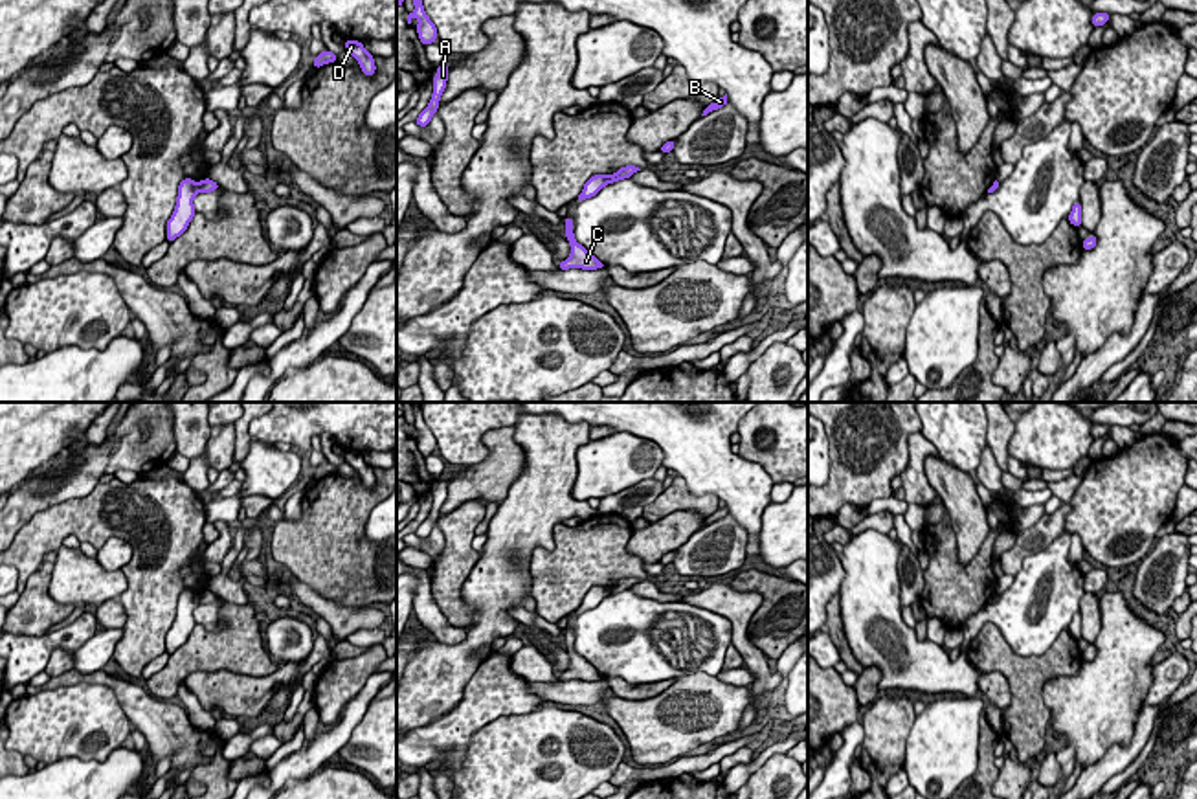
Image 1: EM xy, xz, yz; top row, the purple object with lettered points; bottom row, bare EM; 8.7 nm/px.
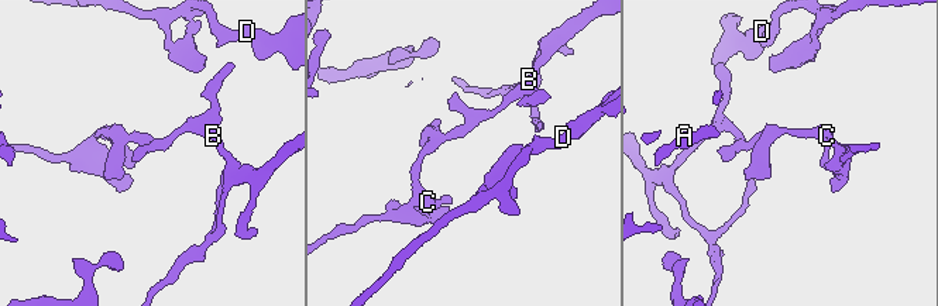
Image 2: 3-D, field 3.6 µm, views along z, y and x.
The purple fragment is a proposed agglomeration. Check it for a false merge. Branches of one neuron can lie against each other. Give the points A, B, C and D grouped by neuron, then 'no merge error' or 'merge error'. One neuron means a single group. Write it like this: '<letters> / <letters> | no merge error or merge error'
A C D / B | merge error

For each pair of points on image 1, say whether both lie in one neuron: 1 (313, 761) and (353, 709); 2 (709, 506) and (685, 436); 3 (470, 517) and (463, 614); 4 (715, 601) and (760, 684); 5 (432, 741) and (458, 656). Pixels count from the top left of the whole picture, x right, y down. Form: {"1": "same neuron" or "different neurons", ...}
{"1": "same neuron", "2": "different neurons", "3": "same neuron", "4": "same neuron", "5": "different neurons"}

